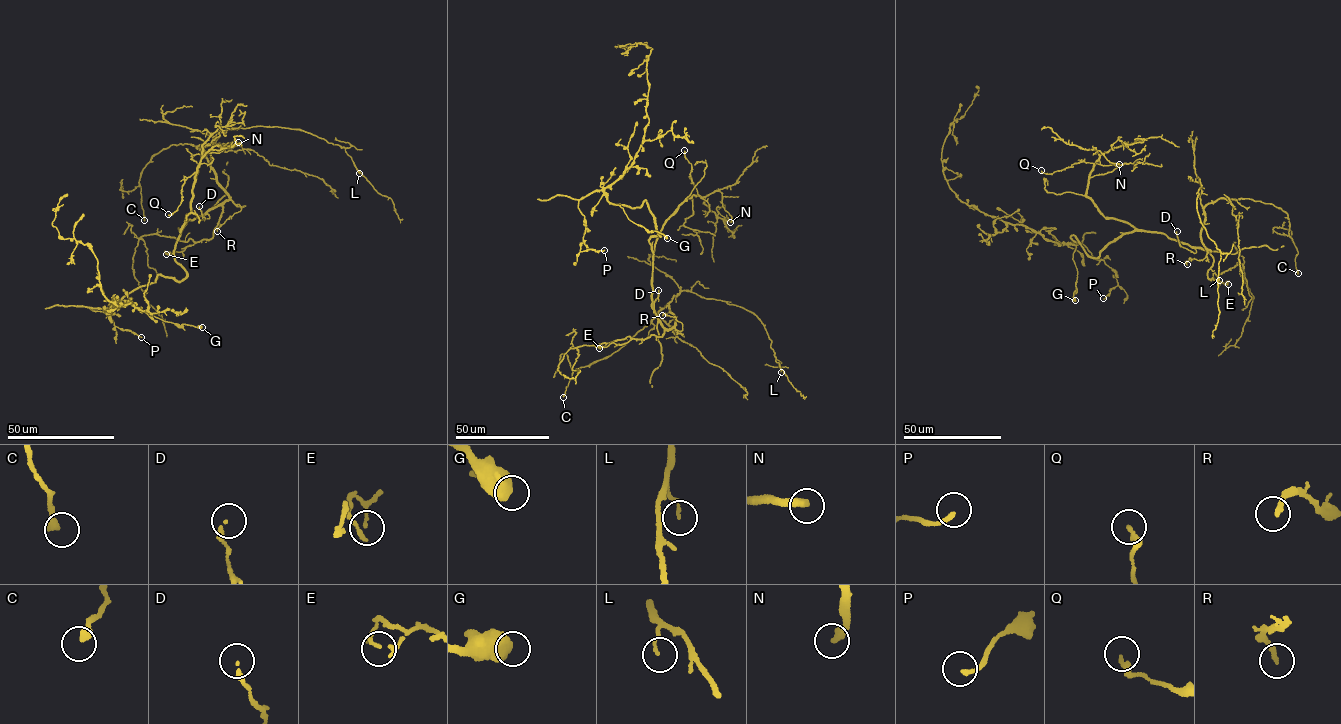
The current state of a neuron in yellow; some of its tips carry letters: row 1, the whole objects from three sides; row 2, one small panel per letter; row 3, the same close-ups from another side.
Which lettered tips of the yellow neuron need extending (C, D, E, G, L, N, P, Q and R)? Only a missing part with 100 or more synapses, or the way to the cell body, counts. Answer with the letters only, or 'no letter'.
no letter

